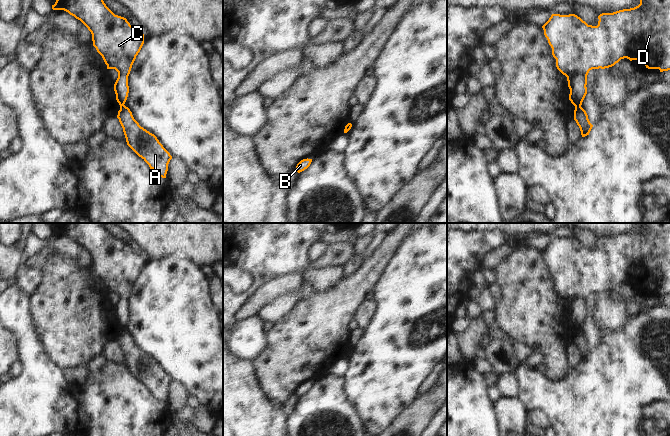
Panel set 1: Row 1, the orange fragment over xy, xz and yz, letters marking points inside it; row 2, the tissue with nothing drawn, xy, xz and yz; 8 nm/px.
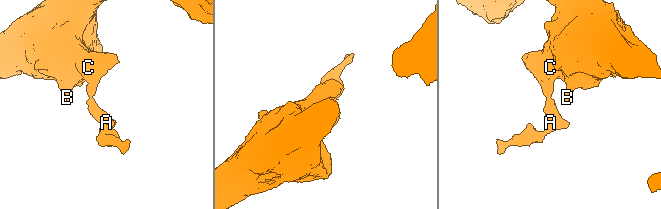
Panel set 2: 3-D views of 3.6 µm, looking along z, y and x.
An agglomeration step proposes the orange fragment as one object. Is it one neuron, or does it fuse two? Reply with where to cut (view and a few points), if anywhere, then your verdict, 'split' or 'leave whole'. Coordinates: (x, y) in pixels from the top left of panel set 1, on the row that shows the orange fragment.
cut yz (580, 105), (575, 106); split

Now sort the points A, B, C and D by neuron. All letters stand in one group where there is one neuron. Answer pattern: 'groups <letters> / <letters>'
groups A / B C D

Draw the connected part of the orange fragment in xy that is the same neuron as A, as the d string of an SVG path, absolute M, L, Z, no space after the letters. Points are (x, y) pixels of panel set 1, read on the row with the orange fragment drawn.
M125 105L120 106L117 118L123 128L127 145L141 157L159 177L166 178L172 159L157 137L141 127Z

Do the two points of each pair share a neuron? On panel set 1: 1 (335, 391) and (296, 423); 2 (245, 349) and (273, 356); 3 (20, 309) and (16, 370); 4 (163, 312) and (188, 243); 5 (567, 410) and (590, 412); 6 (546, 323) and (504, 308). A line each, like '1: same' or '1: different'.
1: same
2: different
3: different
4: different
5: same
6: same

